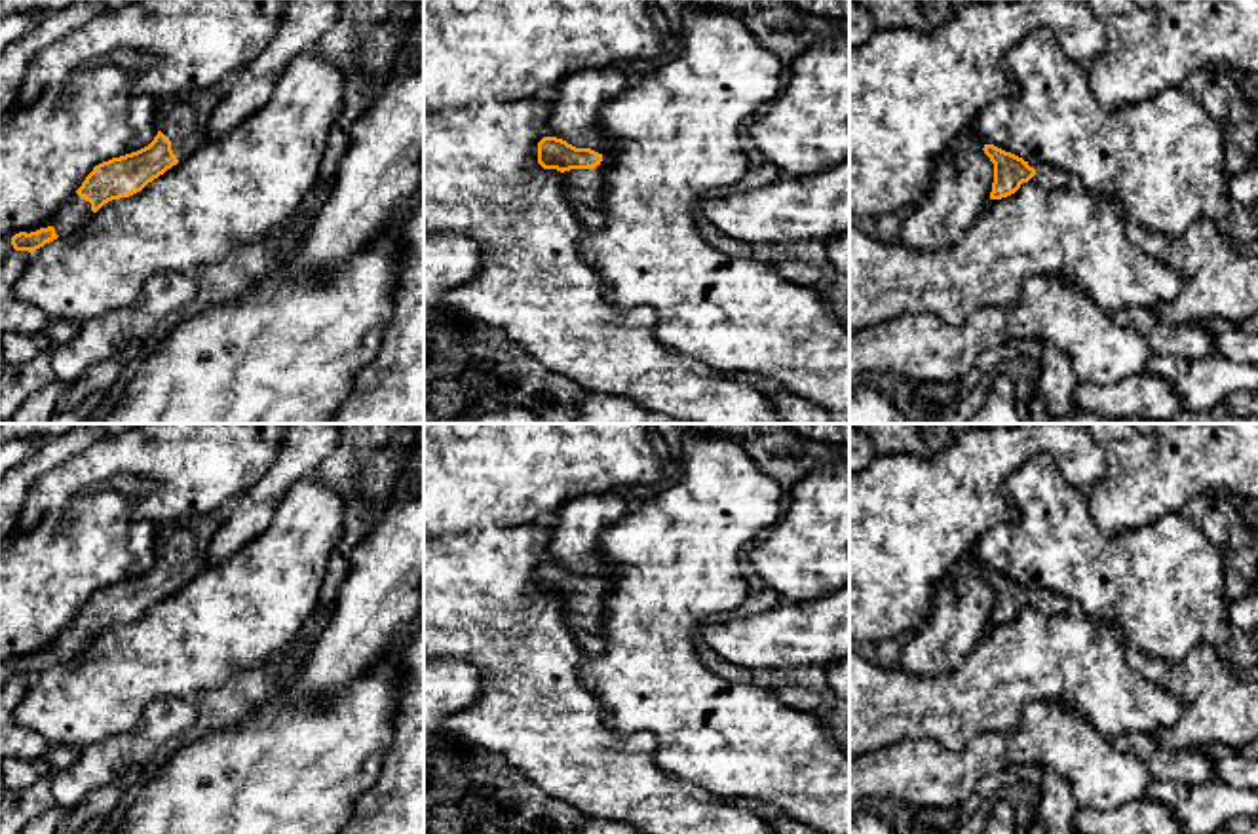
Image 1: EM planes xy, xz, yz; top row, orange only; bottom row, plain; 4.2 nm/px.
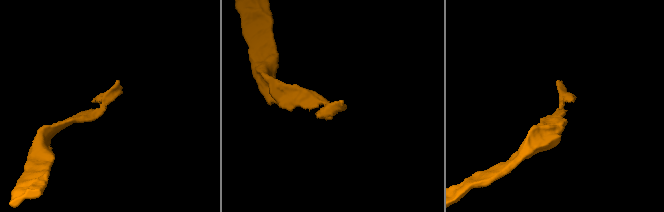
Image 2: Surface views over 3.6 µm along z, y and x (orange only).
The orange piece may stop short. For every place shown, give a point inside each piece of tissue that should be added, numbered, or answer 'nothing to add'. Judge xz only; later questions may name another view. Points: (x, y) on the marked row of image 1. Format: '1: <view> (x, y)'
1: xz (582, 187)

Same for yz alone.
1: yz (1049, 177)

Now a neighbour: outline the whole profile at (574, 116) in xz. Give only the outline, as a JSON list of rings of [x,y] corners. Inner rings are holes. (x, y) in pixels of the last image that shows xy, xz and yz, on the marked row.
[[[621,66],[587,68],[566,78],[559,87],[545,123],[547,137],[576,148],[608,152],[614,141],[599,127],[599,110],[631,85]]]

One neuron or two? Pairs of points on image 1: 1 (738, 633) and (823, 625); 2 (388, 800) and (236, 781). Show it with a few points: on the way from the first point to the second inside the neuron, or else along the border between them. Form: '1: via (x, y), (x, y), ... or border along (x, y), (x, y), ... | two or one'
1: via (759, 633), (802, 633) | one
2: border along (382, 758), (377, 779), (356, 800), (350, 814) | two

